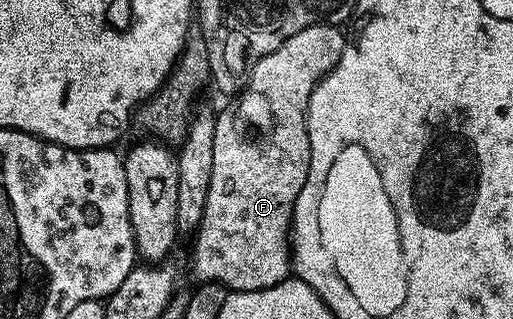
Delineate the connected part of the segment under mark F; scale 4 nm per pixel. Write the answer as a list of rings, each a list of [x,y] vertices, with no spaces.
[[[325,21],[294,33],[294,37],[254,65],[252,76],[239,92],[240,100],[216,115],[214,169],[210,173],[206,209],[194,235],[196,252],[192,255],[201,280],[219,283],[229,292],[239,292],[265,290],[289,278],[292,210],[308,180],[312,156],[306,122],[308,102],[320,80],[340,65],[346,42],[346,35],[340,31],[343,30],[339,26]]]

